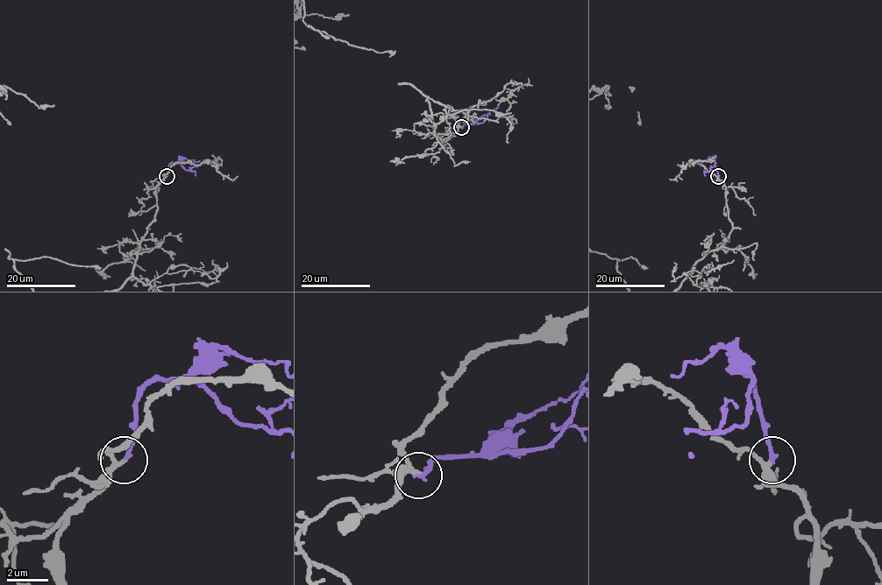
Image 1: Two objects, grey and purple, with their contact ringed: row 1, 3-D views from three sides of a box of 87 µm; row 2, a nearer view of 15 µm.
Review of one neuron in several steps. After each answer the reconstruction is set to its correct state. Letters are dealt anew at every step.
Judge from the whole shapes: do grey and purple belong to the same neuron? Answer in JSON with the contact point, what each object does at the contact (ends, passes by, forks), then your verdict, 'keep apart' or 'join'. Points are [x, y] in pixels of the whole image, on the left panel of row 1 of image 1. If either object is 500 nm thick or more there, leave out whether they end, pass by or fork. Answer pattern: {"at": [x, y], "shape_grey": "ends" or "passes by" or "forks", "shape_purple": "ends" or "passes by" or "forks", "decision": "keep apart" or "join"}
{"at": [167, 176], "shape_grey": "passes by", "shape_purple": "ends", "decision": "join"}

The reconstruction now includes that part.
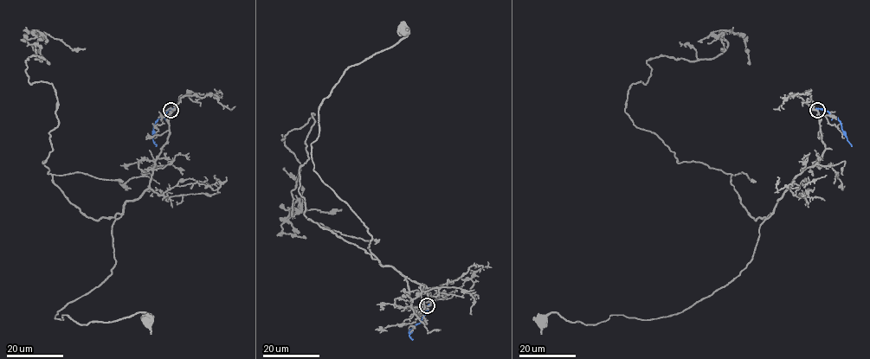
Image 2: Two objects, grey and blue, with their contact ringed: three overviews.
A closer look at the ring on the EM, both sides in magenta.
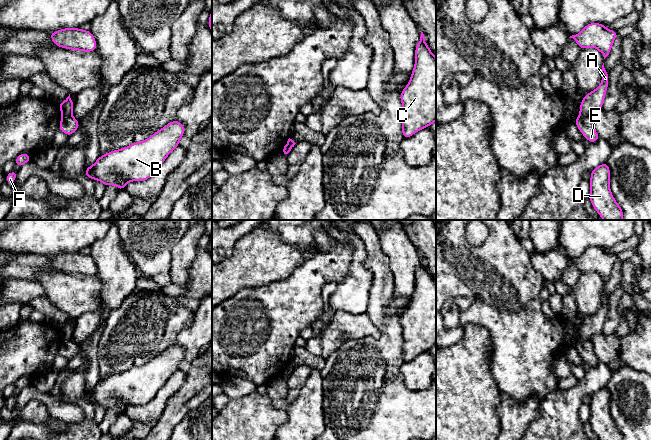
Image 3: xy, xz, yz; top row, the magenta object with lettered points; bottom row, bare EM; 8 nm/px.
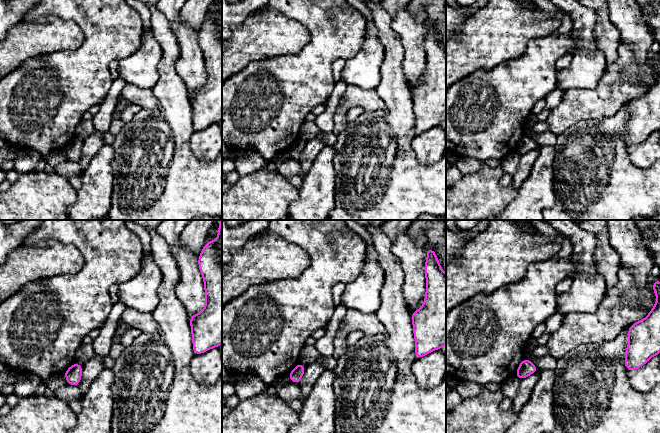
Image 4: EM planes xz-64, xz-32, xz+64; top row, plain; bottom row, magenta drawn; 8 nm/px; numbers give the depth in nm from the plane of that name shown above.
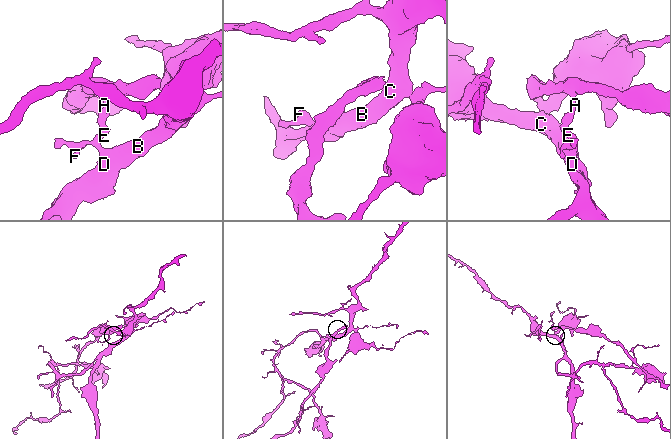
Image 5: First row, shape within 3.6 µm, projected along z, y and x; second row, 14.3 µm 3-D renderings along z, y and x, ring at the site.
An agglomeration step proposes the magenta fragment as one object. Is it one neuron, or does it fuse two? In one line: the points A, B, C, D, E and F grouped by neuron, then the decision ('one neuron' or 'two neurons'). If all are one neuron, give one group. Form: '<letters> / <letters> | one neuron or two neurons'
A / B C D E F | two neurons

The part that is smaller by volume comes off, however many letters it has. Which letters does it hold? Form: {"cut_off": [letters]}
{"cut_off": ["A"]}

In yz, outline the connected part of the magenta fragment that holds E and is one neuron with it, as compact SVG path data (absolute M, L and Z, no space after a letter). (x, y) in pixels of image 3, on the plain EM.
M579 339L574 344L577 352L580 354L582 359L590 366L594 367L597 366L600 362L598 357L594 352L594 346L589 339Z

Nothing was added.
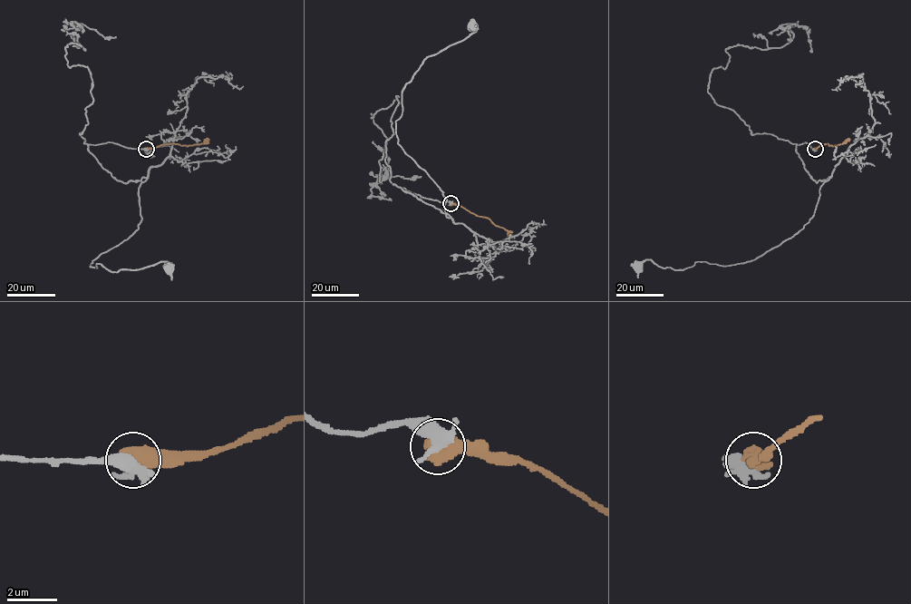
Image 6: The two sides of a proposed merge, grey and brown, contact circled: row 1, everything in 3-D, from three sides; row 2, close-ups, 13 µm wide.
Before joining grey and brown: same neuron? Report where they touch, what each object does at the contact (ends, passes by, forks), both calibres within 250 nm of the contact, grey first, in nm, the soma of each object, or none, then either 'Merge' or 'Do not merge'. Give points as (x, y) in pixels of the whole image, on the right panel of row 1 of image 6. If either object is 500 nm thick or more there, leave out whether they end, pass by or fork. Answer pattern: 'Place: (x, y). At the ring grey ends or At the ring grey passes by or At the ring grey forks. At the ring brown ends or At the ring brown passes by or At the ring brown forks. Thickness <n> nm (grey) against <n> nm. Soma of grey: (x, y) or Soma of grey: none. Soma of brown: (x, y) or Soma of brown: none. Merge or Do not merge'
Place: (815, 149). Thickness 400 nm (grey) against 800 nm. Soma of grey: (637, 266). Soma of brown: none. Merge

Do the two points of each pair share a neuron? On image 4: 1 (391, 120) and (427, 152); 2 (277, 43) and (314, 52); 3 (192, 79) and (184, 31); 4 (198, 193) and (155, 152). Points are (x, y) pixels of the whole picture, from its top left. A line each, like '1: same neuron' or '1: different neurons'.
1: different neurons
2: different neurons
3: same neuron
4: same neuron

